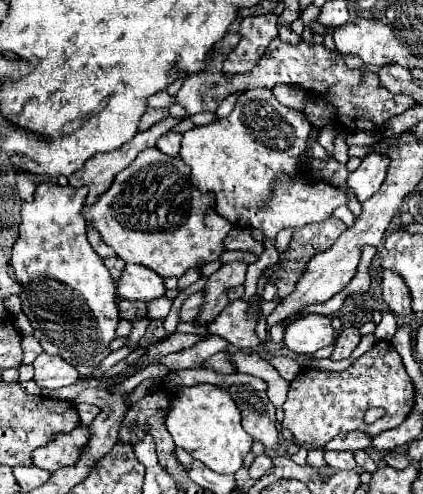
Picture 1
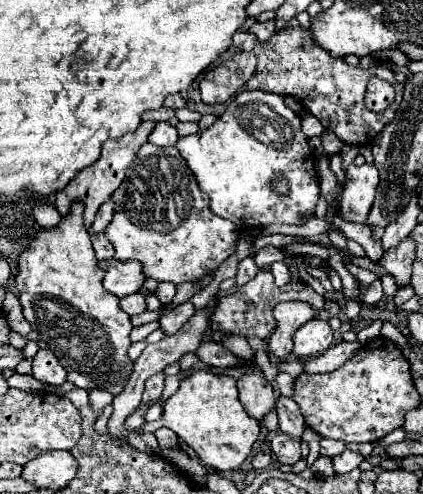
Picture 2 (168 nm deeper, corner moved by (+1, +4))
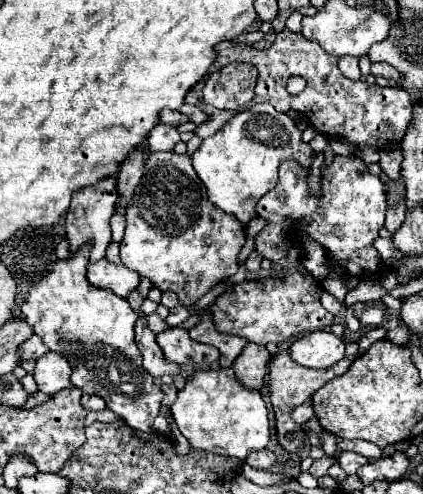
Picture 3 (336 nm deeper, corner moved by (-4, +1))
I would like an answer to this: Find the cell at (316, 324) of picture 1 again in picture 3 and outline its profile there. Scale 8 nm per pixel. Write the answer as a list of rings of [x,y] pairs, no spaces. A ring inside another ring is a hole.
[[[316,330],[292,342],[290,356],[306,368],[330,368],[344,358],[344,342],[330,330]]]

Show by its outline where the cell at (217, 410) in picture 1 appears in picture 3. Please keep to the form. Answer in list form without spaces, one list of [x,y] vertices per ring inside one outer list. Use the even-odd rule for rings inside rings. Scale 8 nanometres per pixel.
[[[232,368],[194,370],[186,386],[178,390],[178,398],[172,404],[172,416],[192,448],[232,456],[240,462],[246,460],[250,450],[266,448],[270,440],[268,410],[260,392],[238,382]]]

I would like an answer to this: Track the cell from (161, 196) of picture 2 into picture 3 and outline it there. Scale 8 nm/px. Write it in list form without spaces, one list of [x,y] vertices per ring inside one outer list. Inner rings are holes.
[[[154,152],[146,164],[146,172],[126,210],[126,234],[122,238],[122,262],[126,268],[148,278],[162,292],[174,292],[190,314],[198,314],[200,322],[188,330],[190,338],[220,350],[218,364],[230,368],[244,350],[246,340],[222,334],[214,328],[212,314],[198,308],[196,302],[218,282],[238,272],[238,254],[246,242],[246,234],[234,214],[218,210],[208,198],[206,188],[196,176],[186,154]]]

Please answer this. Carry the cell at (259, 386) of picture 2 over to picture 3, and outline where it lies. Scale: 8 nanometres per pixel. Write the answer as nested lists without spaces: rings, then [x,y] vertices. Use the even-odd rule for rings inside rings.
[[[250,342],[242,350],[242,354],[234,360],[232,370],[236,372],[238,380],[244,382],[244,386],[254,388],[254,390],[262,390],[268,362],[270,362],[270,354],[268,354],[266,346]]]

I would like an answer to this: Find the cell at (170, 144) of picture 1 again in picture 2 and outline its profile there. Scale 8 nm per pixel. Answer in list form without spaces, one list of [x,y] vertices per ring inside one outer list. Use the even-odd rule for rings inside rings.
[[[157,123],[157,127],[153,129],[153,133],[149,135],[149,143],[157,145],[157,147],[169,147],[175,145],[179,139],[177,129],[169,123]]]

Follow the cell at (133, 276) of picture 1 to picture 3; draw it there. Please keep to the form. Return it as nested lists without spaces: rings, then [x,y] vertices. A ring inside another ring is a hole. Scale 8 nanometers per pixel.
[[[106,258],[96,262],[96,264],[90,264],[86,278],[88,278],[88,282],[92,286],[108,288],[108,290],[112,290],[118,296],[126,296],[140,282],[138,274],[134,274],[132,270],[126,270],[126,266],[110,264]]]

